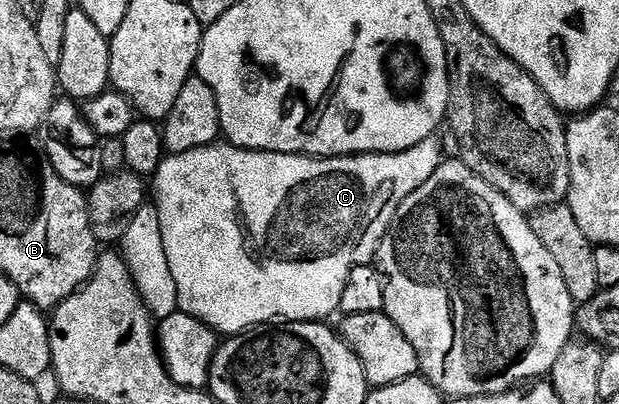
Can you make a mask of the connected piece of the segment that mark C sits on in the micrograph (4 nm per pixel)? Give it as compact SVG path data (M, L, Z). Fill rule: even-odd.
M438 135L425 138L425 142L417 142L404 152L381 152L362 156L298 156L297 154L281 154L280 152L258 152L248 148L238 148L226 142L216 142L209 146L201 146L197 150L176 152L164 155L161 166L153 177L153 203L161 222L162 241L165 244L166 257L173 272L174 285L177 286L178 311L189 314L201 322L208 324L217 334L224 337L247 334L256 326L267 326L279 322L284 316L287 322L323 322L327 316L339 312L341 293L345 290L345 282L349 280L349 270L362 264L371 264L376 259L379 244L383 235L395 222L397 206L417 190L439 169L445 159L443 148L439 145Z

